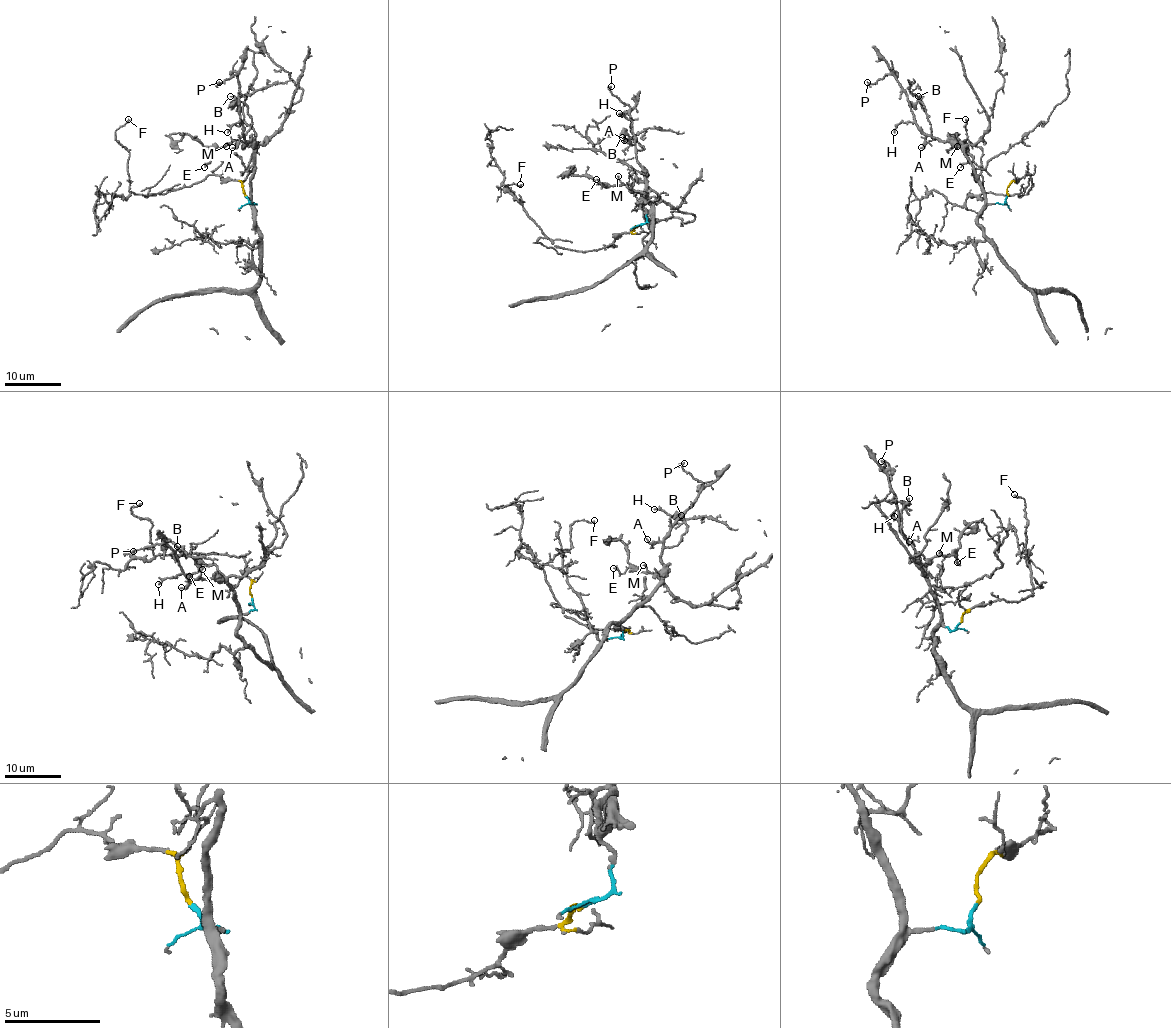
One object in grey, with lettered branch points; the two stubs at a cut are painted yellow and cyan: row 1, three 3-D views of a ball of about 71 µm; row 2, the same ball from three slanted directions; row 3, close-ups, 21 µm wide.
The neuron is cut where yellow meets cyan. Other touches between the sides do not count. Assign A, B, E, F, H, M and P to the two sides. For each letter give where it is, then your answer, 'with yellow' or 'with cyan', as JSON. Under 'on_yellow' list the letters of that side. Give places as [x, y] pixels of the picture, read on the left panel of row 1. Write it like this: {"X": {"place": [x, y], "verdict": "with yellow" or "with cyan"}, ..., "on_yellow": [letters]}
{"A": {"place": [232, 147], "verdict": "with cyan"}, "B": {"place": [230, 96], "verdict": "with cyan"}, "E": {"place": [204, 167], "verdict": "with cyan"}, "F": {"place": [128, 119], "verdict": "with yellow"}, "H": {"place": [227, 132], "verdict": "with cyan"}, "M": {"place": [226, 146], "verdict": "with cyan"}, "P": {"place": [219, 82], "verdict": "with cyan"}, "on_yellow": ["F"]}

